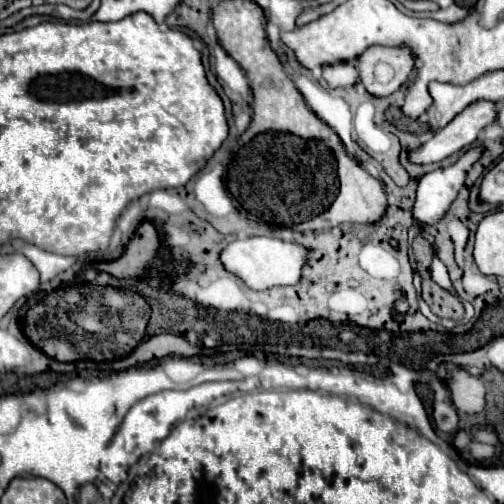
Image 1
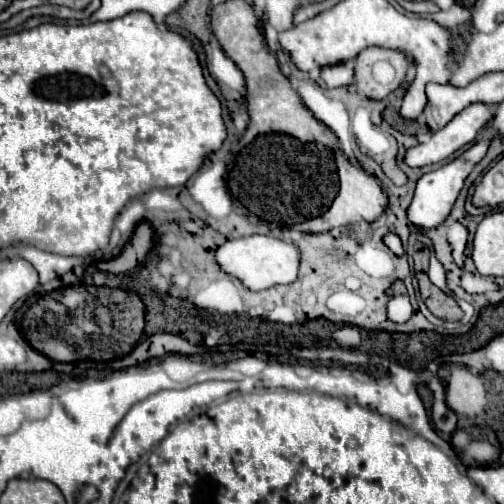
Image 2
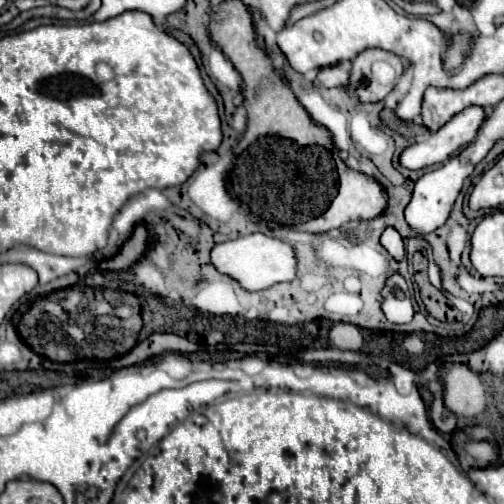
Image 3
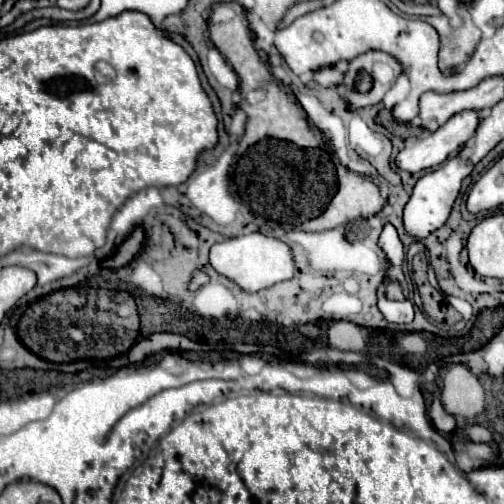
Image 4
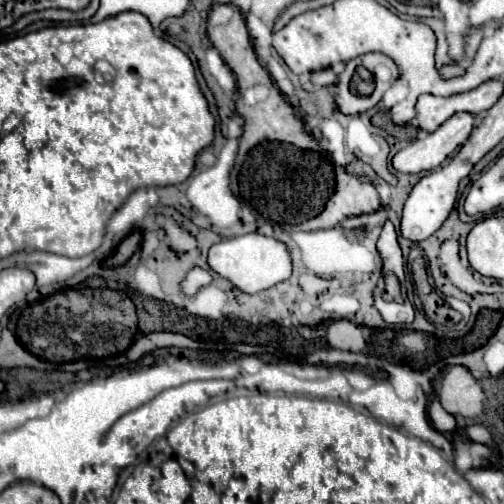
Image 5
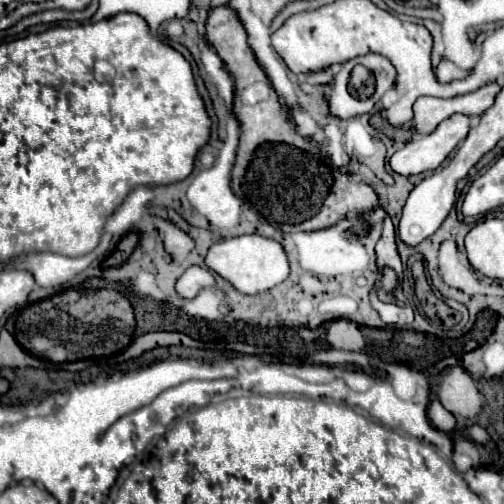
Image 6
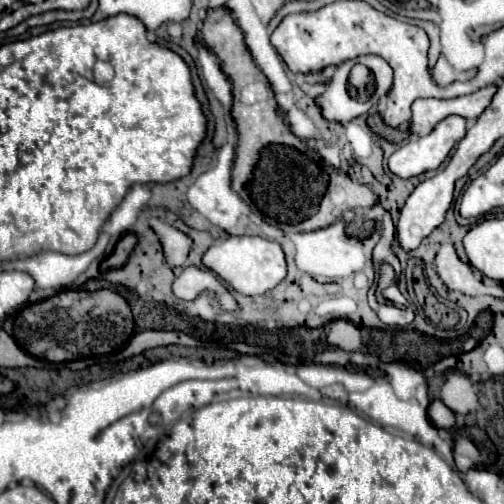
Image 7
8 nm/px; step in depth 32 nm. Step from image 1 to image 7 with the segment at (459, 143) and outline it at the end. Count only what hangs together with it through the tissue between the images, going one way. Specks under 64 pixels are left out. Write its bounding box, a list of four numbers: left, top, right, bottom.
[388,116,466,180]

